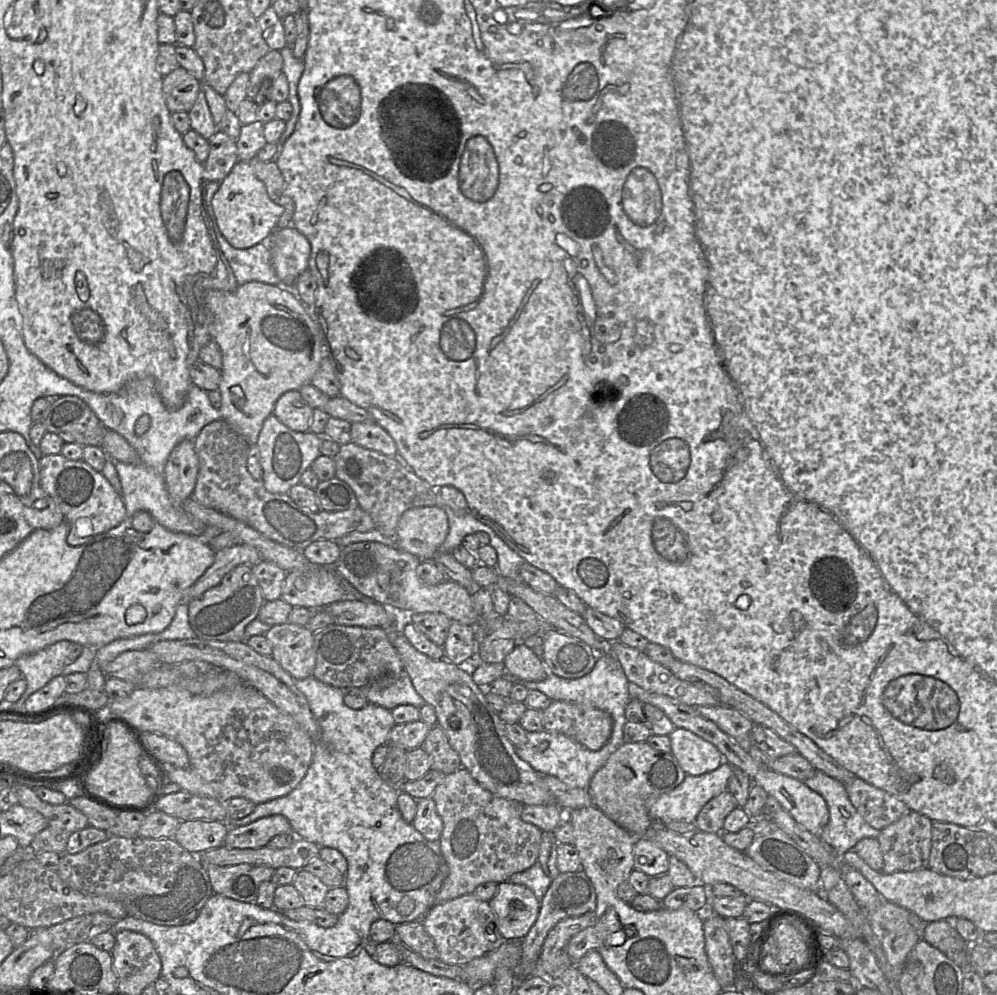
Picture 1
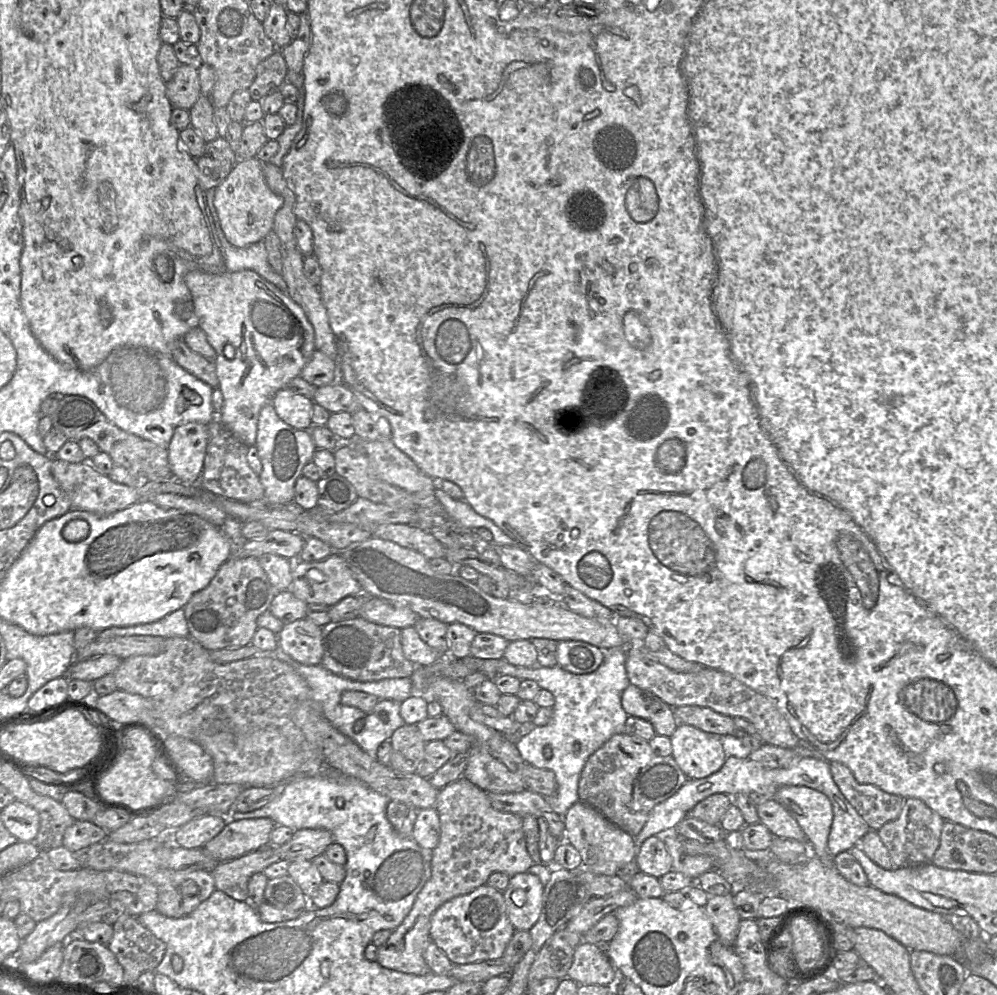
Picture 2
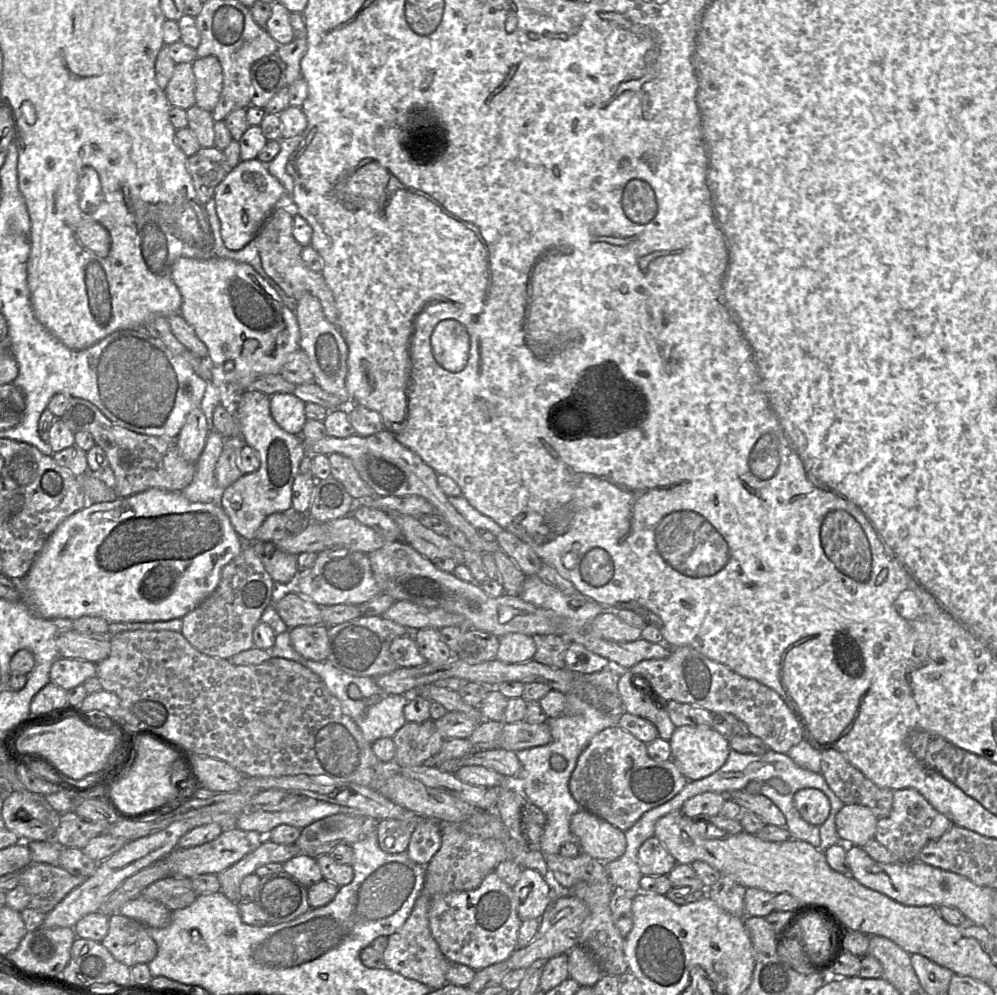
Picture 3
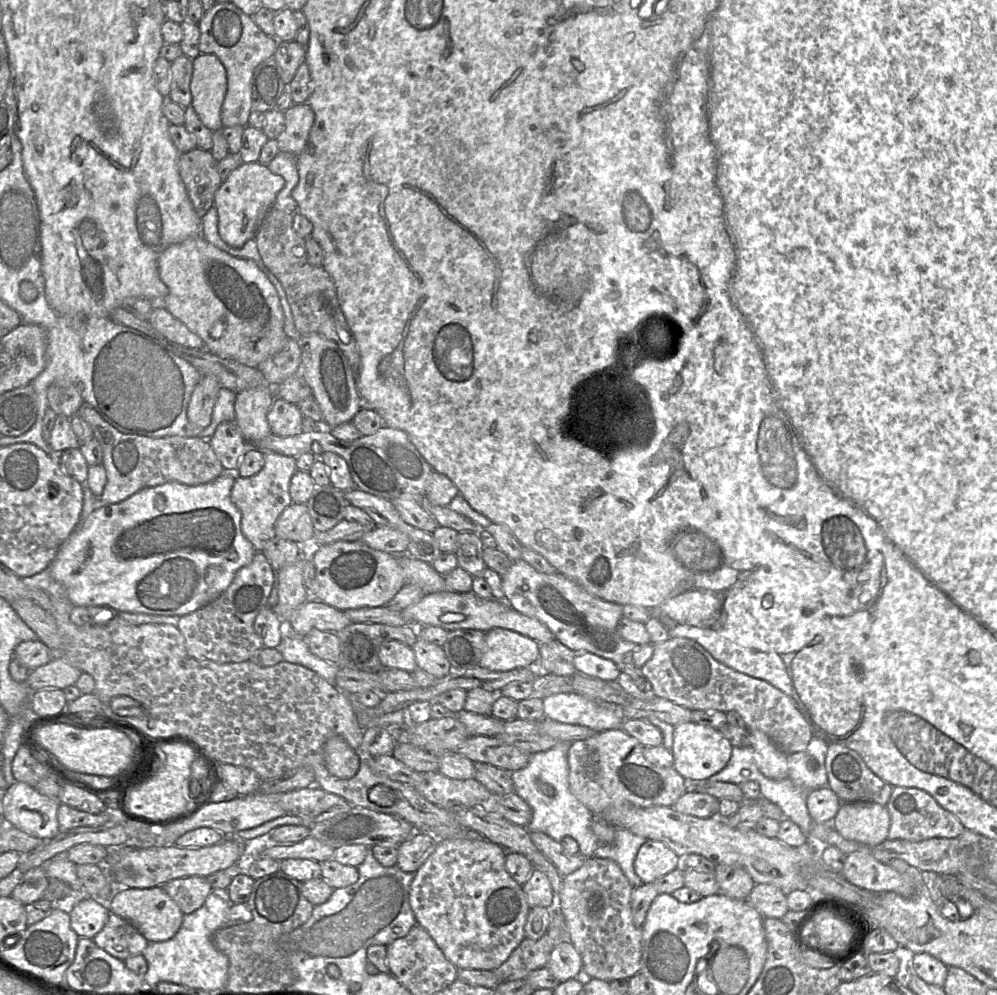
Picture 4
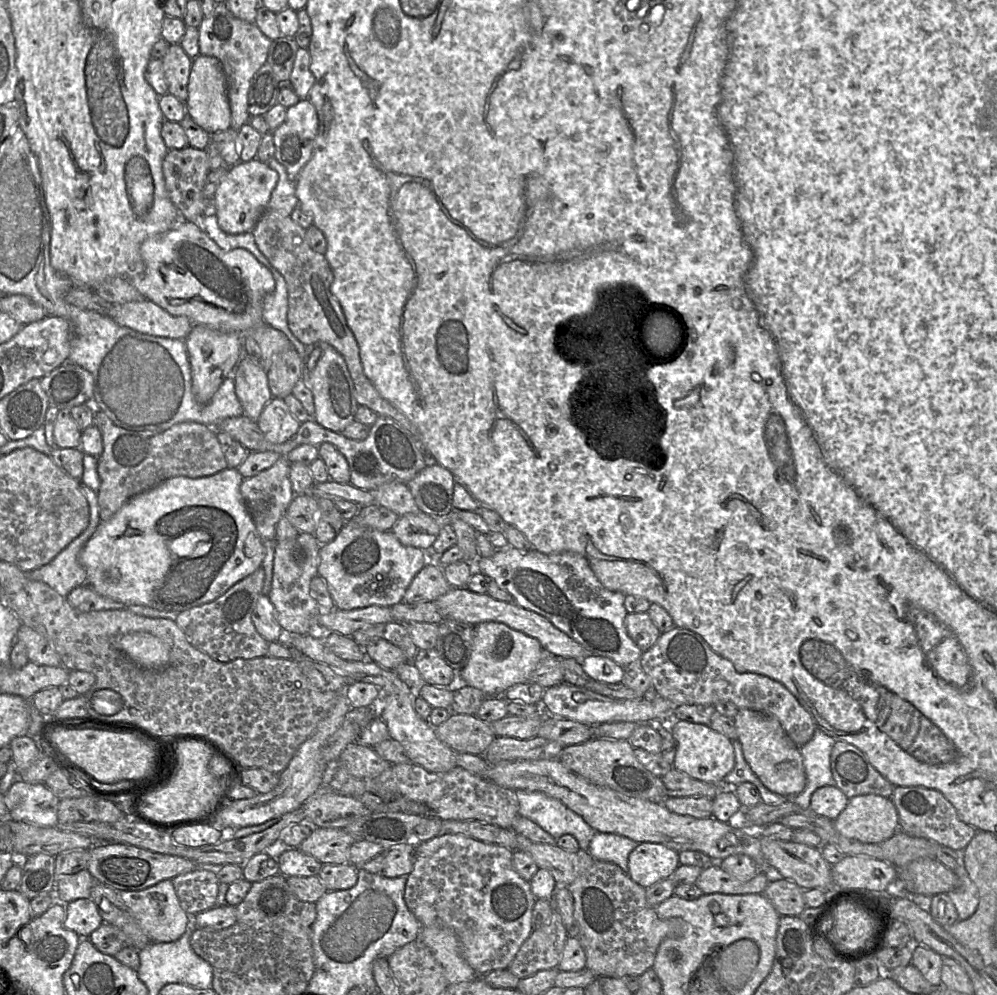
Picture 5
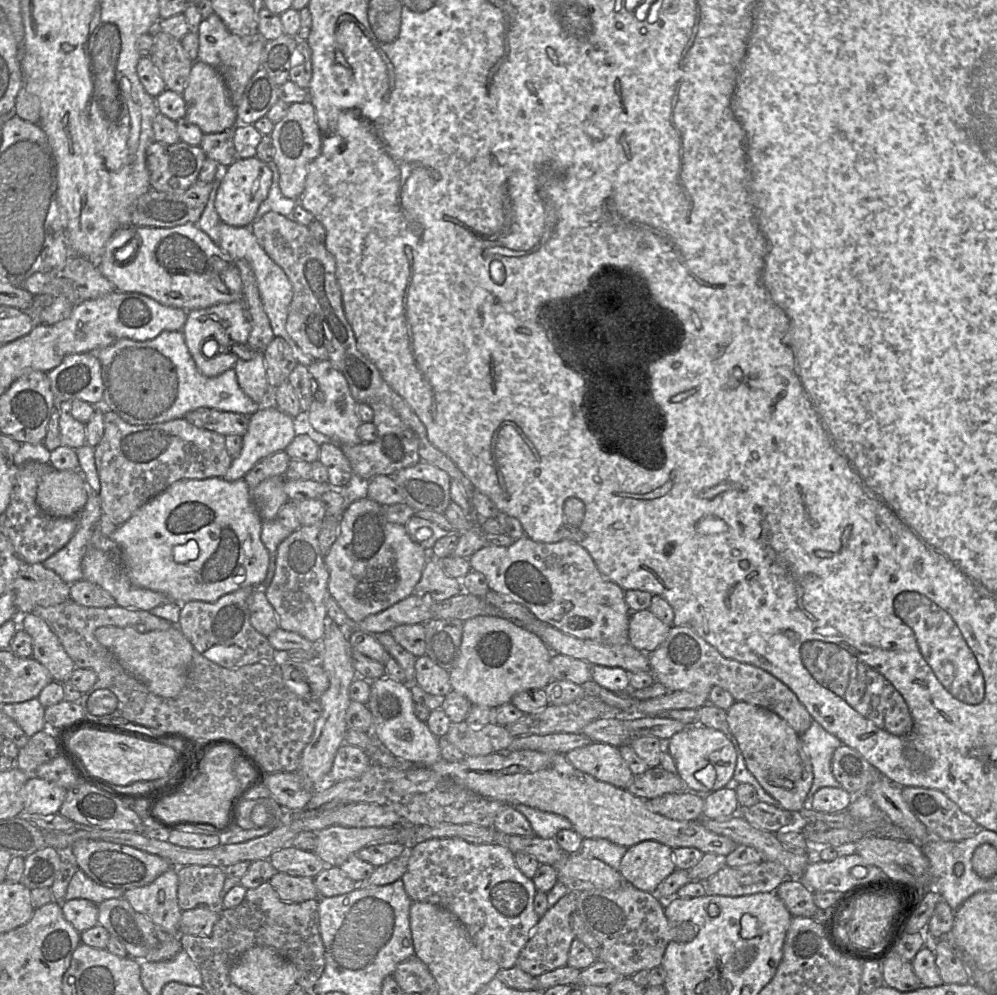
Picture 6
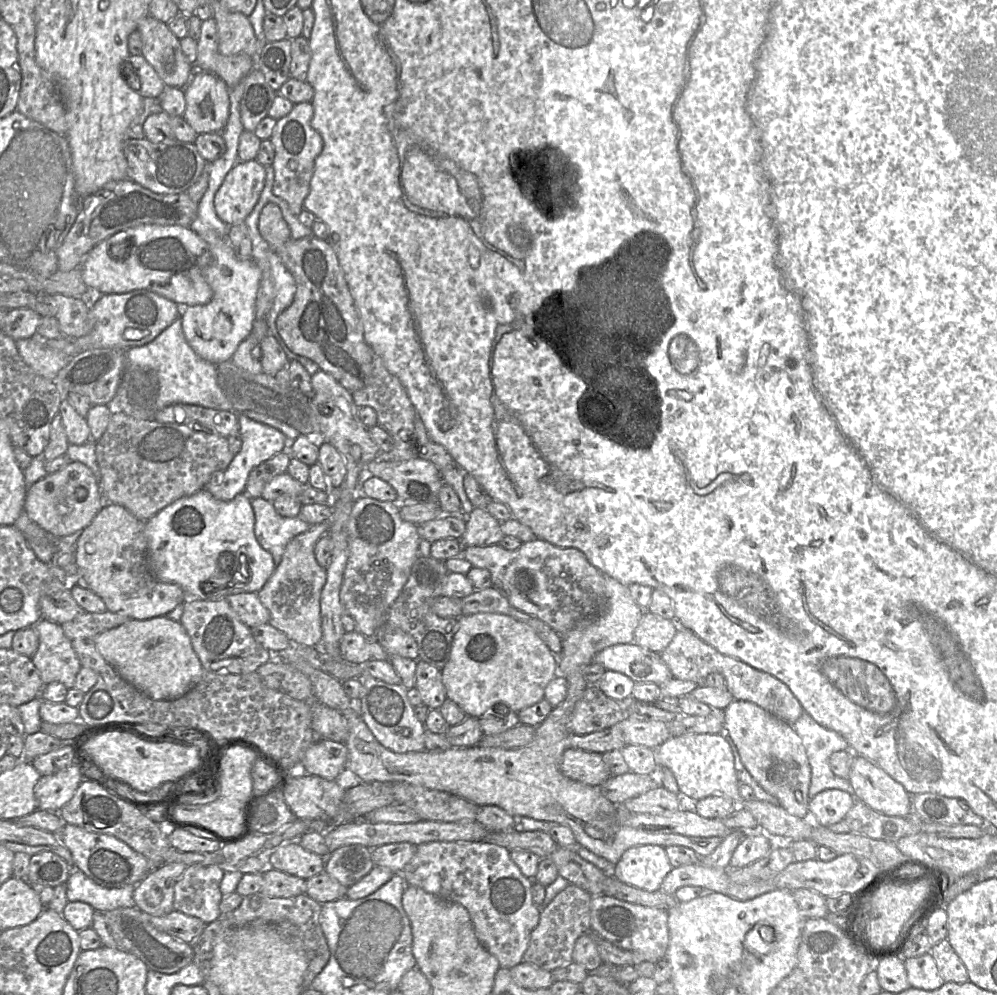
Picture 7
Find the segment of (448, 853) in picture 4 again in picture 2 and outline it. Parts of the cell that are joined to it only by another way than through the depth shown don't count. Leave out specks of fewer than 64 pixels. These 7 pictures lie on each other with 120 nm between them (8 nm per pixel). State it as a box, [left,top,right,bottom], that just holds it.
[430,884,515,965]

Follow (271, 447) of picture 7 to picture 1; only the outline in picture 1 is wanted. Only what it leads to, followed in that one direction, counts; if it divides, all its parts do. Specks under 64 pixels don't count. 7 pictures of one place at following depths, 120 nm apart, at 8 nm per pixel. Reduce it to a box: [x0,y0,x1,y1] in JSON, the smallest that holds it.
[273,390,313,432]

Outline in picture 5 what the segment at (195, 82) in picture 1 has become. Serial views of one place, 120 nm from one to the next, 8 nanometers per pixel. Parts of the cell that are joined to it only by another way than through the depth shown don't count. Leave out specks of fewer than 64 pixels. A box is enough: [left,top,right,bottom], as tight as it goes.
[162,44,192,103]

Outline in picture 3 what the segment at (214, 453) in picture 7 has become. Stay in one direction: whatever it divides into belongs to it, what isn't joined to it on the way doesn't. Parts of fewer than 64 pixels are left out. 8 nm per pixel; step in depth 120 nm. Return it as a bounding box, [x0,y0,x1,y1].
[61,397,196,498]

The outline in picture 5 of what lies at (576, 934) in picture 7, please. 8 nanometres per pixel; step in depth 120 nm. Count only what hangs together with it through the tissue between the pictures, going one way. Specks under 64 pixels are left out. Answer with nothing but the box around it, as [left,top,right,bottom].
[508,910,568,979]

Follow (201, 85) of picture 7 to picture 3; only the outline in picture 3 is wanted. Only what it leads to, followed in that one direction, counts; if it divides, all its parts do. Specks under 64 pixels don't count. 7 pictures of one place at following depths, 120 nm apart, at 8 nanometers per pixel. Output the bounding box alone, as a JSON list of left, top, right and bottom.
[192,56,223,112]

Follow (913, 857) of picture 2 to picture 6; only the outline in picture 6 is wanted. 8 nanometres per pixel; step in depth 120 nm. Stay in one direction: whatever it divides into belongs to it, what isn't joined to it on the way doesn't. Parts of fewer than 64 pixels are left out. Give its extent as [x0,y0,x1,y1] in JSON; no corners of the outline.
[902,787,981,841]

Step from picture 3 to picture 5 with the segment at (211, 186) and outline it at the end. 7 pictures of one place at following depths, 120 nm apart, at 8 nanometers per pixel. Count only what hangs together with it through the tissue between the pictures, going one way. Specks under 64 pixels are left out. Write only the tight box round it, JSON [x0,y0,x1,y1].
[162,146,212,222]

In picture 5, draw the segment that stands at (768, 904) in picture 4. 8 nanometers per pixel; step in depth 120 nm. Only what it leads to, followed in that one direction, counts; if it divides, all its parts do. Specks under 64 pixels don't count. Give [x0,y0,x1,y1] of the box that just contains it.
[762,876,806,916]

